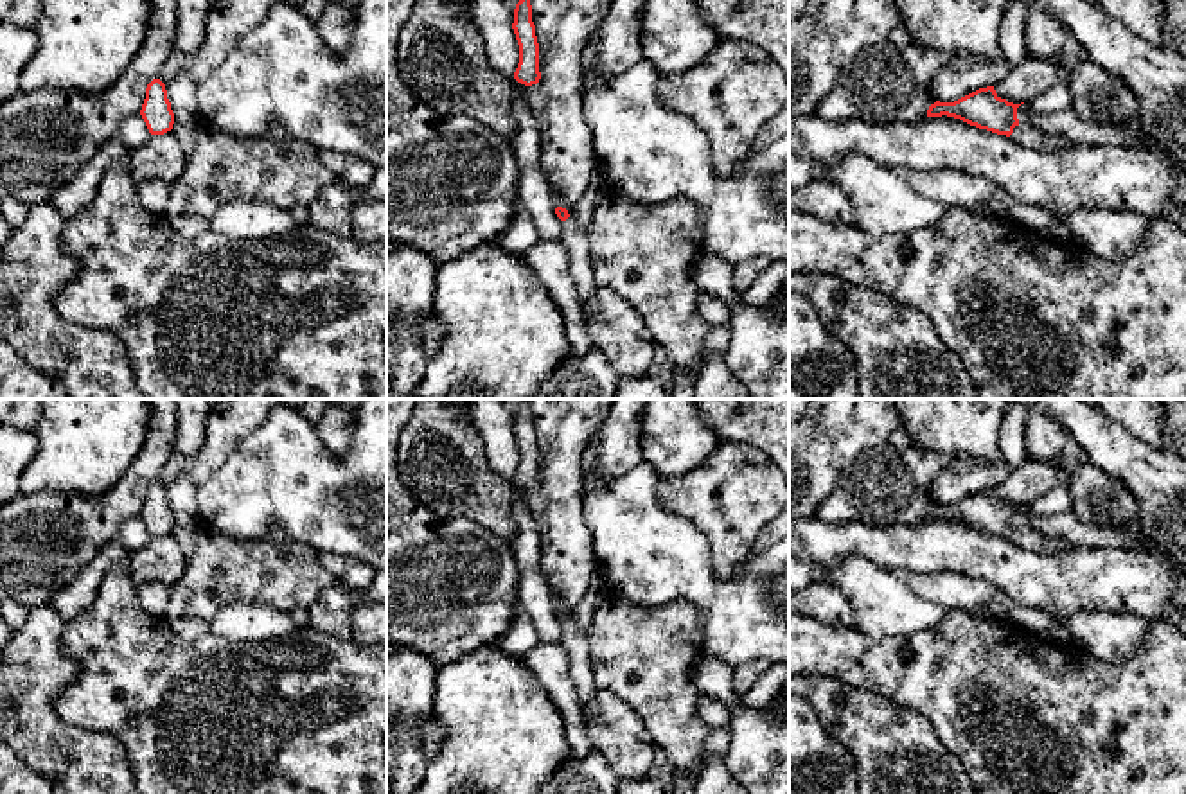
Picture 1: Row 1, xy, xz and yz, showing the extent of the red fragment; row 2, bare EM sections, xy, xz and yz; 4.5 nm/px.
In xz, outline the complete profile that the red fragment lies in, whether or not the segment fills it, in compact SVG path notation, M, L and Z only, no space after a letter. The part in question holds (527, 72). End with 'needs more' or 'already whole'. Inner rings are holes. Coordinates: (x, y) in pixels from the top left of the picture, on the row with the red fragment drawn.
M519 0L516 4L512 29L519 45L519 63L514 79L525 86L537 84L541 79L539 43L532 22L530 0Z; already whole

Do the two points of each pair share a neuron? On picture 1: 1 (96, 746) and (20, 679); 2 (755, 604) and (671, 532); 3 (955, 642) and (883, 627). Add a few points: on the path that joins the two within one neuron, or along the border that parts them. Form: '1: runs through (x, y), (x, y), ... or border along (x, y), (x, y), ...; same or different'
1: runs through (72, 746), (27, 703); same
2: runs through (730, 604), (681, 557); same
3: border along (928, 629), (874, 638); different

